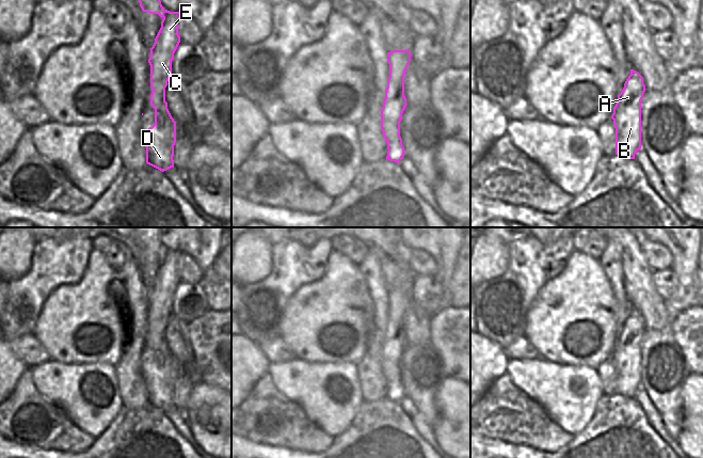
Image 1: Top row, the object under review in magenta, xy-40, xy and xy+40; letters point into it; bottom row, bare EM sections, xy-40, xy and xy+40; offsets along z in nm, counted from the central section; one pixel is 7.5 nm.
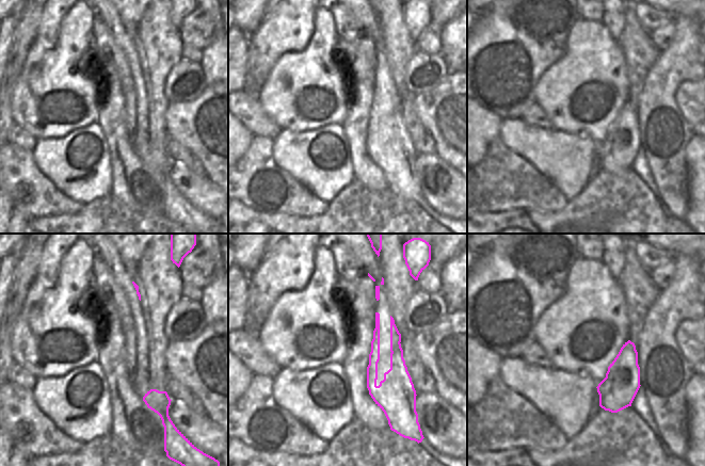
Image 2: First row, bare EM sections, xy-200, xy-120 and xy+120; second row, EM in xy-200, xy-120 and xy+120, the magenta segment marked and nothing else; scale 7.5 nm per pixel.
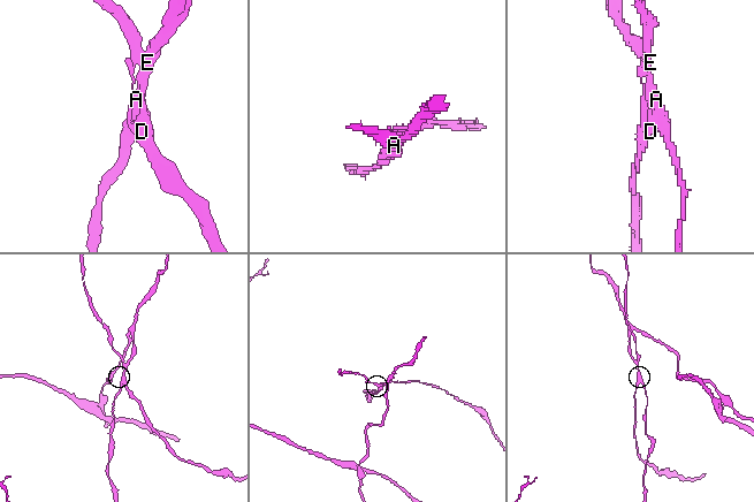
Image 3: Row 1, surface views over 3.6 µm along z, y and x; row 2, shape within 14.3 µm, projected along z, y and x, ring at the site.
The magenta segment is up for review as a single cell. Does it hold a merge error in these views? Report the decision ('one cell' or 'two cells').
two cells

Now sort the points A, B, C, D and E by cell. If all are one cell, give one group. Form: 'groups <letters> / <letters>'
groups A B C E / D

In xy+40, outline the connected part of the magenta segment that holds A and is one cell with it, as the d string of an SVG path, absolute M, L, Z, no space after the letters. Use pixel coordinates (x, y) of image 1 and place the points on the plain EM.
M630 309L613 346L616 394L627 398L635 398L635 393L641 388L641 339L645 329L643 316Z

